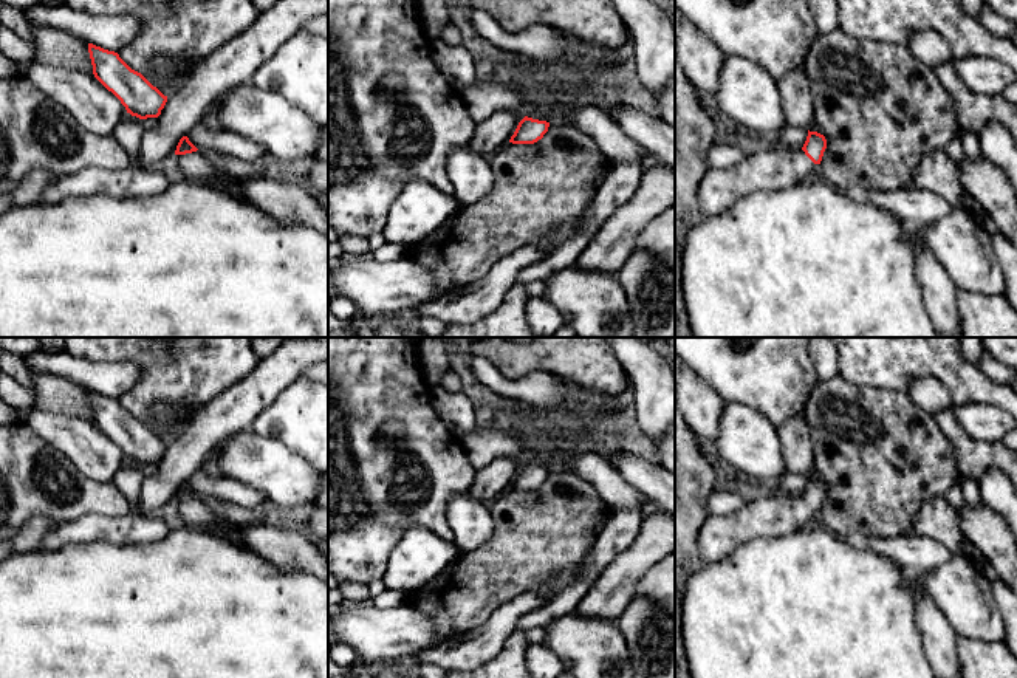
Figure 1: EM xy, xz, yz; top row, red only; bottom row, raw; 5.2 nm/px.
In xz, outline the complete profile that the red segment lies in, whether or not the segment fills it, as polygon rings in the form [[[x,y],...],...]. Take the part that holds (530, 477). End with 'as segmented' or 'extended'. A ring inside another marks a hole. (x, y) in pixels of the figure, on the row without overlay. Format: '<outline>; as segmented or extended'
[[[485,395],[480,407],[489,419],[511,426],[531,454],[529,460],[519,469],[509,489],[534,491],[542,486],[559,450],[557,429],[551,421],[531,415],[528,407],[519,401]]]; extended

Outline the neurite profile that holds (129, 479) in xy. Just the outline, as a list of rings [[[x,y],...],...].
[[[127,460],[121,466],[121,469],[116,472],[113,478],[113,483],[127,498],[130,509],[133,511],[139,505],[139,492],[144,480],[146,480],[146,474],[142,471],[142,466],[132,463],[130,460]]]

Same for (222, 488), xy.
[[[201,469],[186,483],[200,498],[215,497],[243,508],[254,508],[268,500],[263,492],[249,485],[226,477],[207,477]]]

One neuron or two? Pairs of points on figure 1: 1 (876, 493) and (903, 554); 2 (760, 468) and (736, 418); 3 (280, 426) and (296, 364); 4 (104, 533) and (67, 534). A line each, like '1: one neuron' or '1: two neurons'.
1: two neurons
2: one neuron
3: two neurons
4: one neuron

